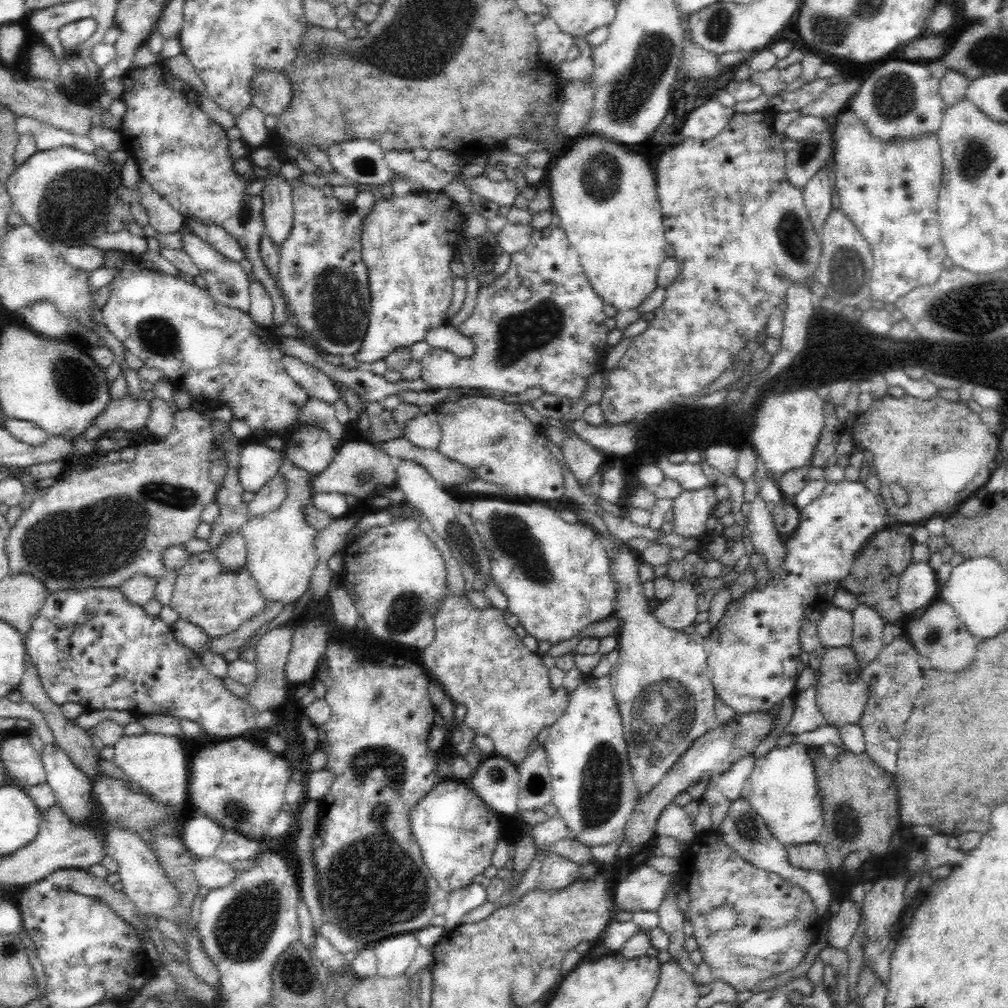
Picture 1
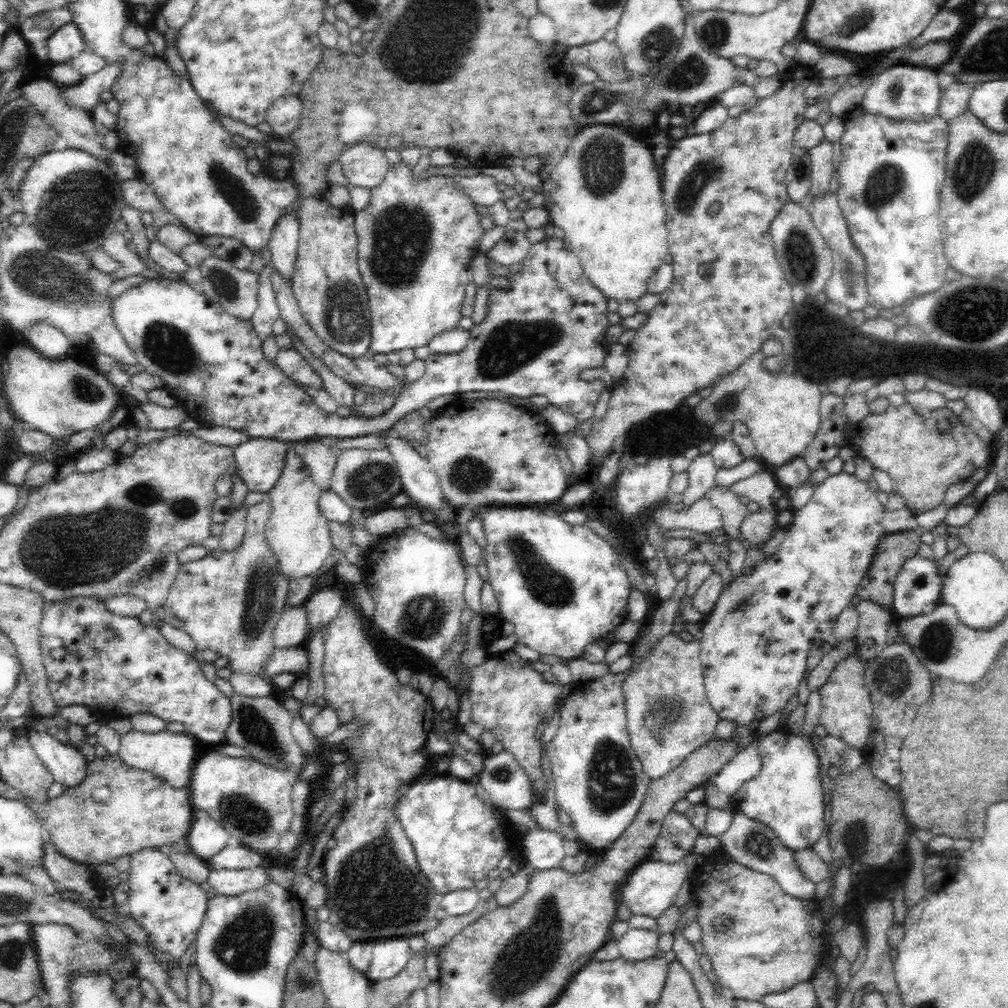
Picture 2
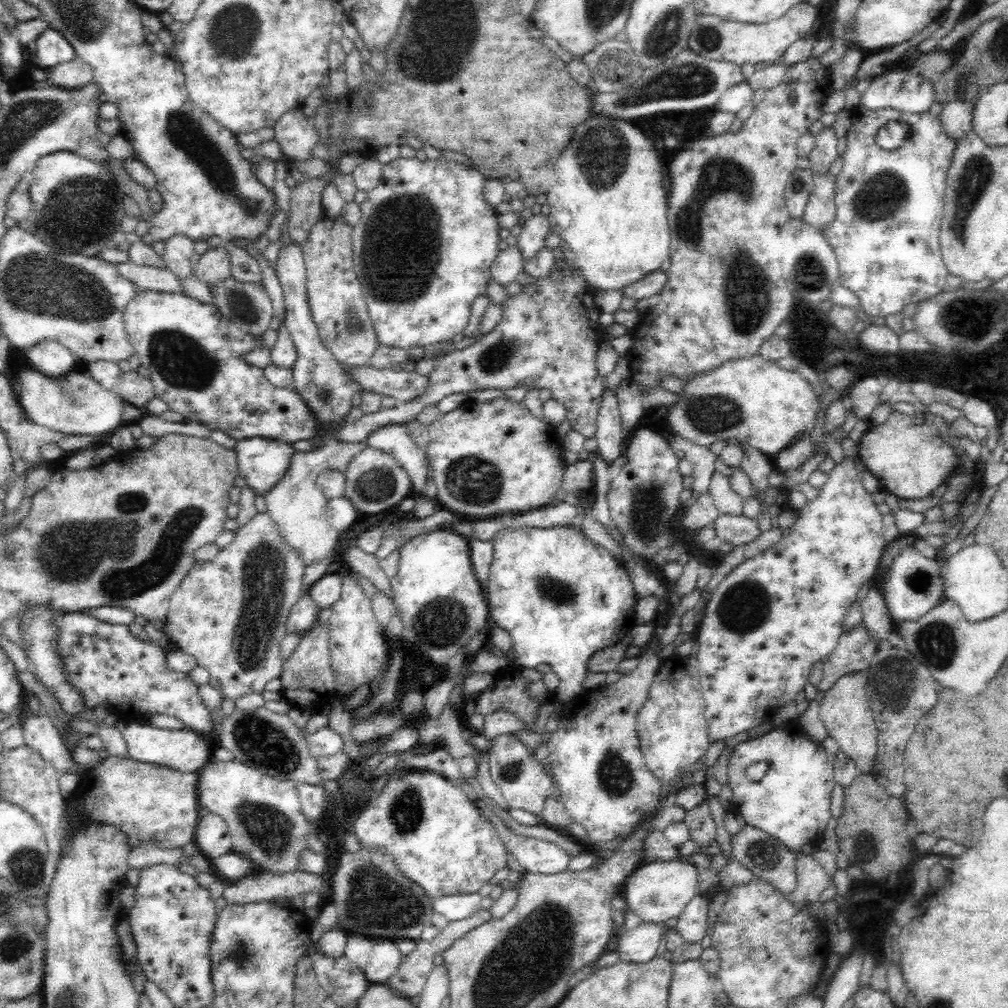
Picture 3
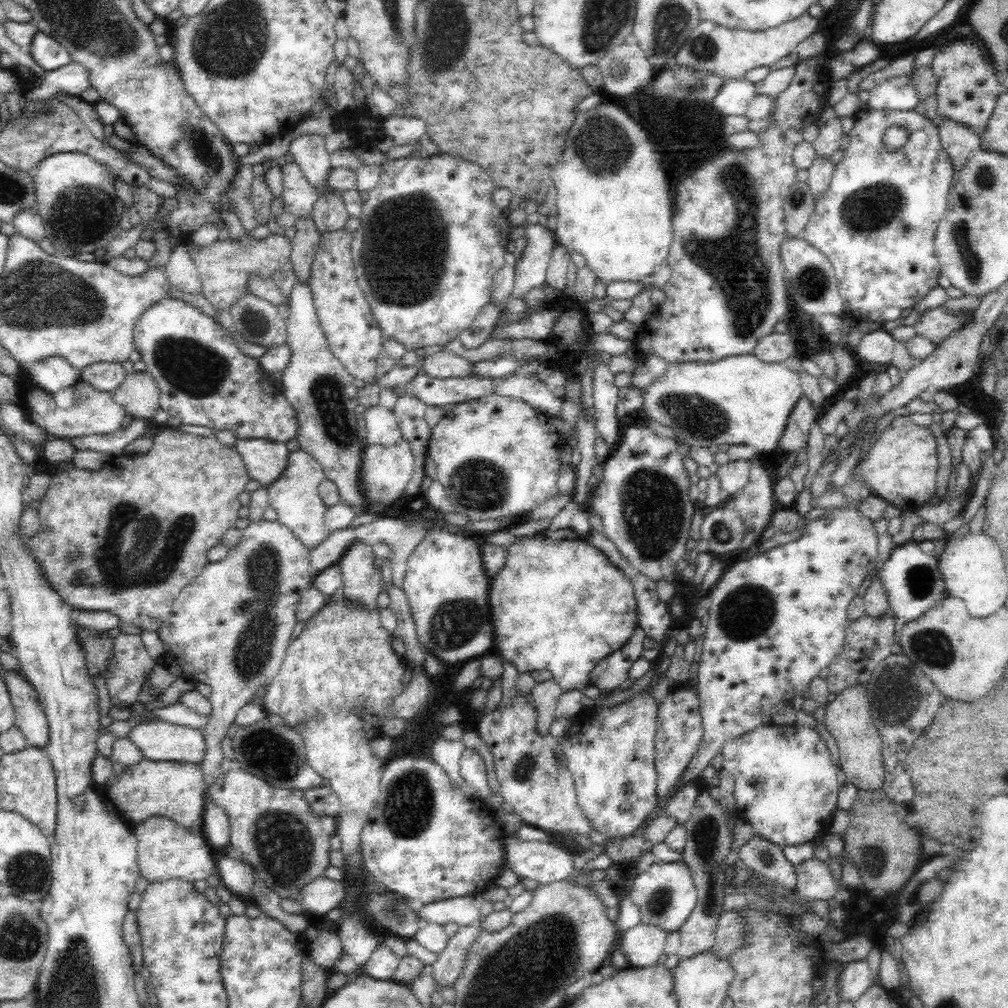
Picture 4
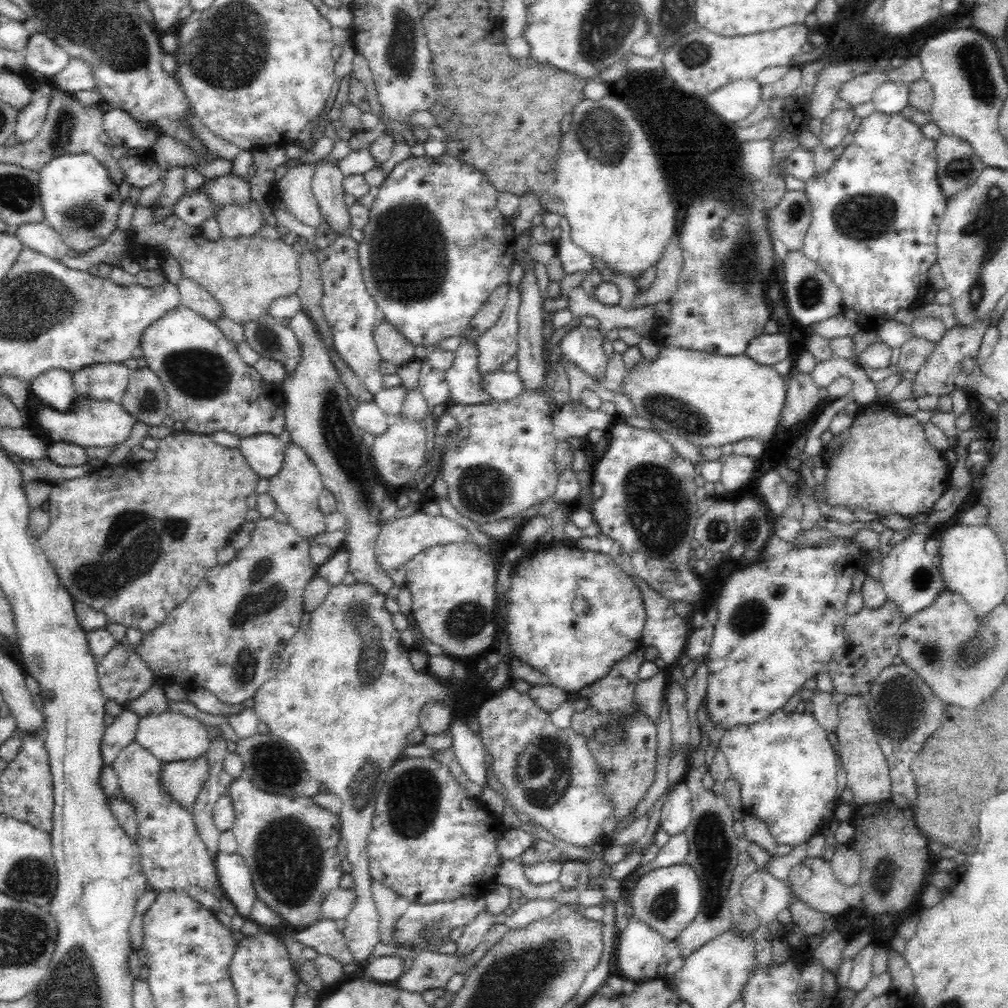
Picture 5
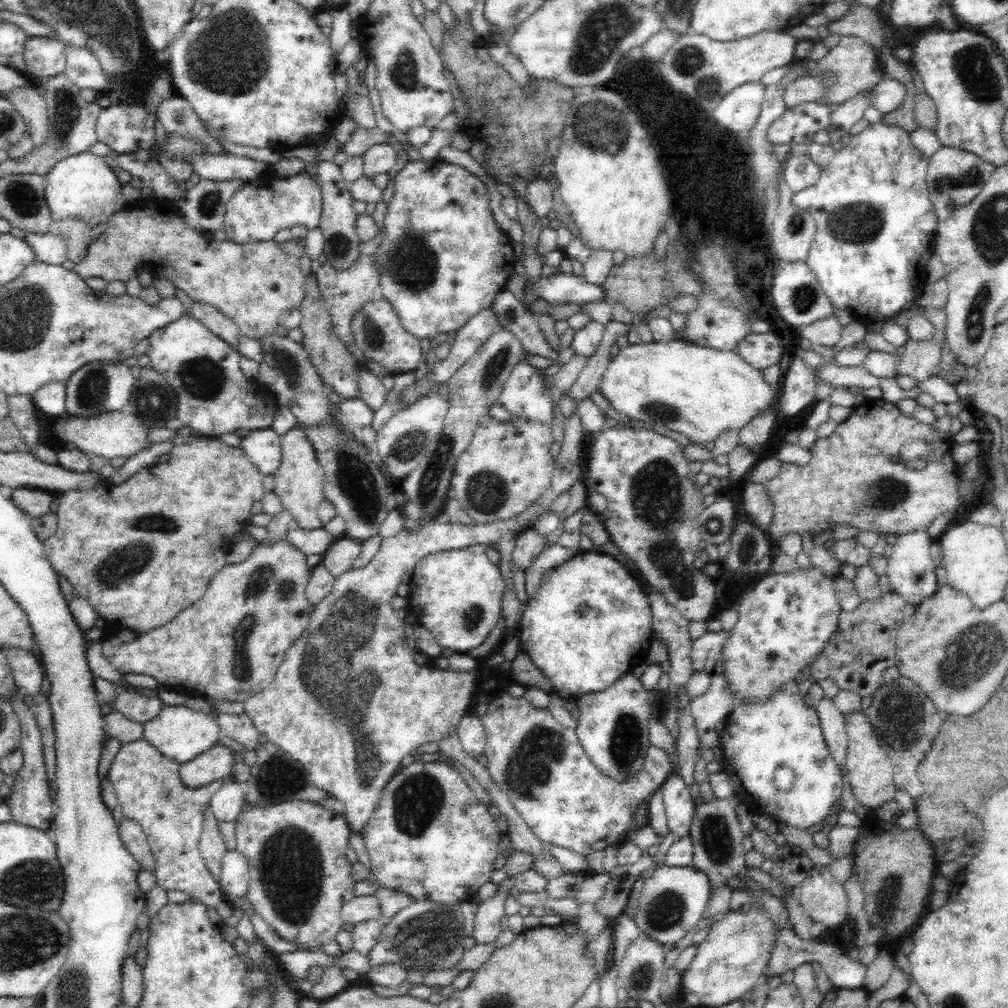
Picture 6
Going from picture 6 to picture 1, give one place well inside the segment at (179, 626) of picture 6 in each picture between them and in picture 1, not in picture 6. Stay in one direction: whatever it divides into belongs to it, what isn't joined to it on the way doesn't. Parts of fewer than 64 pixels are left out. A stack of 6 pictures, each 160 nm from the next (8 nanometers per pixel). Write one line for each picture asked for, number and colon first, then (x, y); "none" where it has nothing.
1: (217, 601)
2: (229, 602)
3: (229, 613)
4: (230, 628)
5: (228, 636)

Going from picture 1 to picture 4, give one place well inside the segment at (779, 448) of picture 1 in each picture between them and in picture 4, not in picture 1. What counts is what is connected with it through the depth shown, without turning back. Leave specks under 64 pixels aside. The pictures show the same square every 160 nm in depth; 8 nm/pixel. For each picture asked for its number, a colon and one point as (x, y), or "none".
2: (781, 411)
3: (753, 401)
4: (739, 400)

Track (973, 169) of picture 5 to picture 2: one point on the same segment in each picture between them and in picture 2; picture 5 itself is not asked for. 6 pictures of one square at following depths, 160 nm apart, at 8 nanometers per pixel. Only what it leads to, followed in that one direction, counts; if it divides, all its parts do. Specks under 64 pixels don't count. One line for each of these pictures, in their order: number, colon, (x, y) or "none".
2: (955, 101)
3: (956, 117)
4: (959, 141)

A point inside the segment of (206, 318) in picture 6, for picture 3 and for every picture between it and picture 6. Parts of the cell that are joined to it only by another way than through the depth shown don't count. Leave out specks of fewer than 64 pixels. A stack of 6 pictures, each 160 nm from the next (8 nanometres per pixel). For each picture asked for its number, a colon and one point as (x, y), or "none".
3: (179, 257)
4: (181, 271)
5: (192, 295)

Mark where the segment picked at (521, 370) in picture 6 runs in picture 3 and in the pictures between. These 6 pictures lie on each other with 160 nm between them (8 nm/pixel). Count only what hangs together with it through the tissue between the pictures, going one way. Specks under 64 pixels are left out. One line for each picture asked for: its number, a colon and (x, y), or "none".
3: (404, 386)
4: (433, 391)
5: (501, 385)

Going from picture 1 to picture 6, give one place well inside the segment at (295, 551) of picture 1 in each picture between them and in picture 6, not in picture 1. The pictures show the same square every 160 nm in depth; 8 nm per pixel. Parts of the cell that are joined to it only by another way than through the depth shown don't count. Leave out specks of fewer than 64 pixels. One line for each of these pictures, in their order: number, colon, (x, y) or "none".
2: (299, 535)
3: (297, 506)
4: (295, 497)
5: (296, 488)
6: (299, 480)

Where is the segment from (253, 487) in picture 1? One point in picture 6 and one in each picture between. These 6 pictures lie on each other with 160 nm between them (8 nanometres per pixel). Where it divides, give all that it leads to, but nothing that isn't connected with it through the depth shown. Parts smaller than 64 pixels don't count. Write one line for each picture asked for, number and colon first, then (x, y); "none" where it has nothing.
2: (259, 461)
3: (262, 462)
4: (265, 460)
5: (265, 453)
6: (263, 446)

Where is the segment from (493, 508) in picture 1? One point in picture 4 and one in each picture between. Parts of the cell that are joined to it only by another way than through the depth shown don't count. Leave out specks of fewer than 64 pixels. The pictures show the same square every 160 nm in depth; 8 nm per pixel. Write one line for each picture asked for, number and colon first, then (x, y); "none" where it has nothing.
2: (563, 588)
3: (562, 598)
4: (560, 604)

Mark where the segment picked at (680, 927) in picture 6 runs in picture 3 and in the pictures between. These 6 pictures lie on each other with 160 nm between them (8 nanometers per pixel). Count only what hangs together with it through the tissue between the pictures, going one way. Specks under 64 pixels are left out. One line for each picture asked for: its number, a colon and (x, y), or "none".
3: (656, 891)
4: (665, 894)
5: (667, 899)

